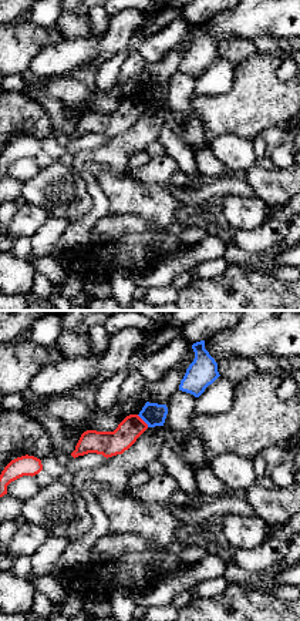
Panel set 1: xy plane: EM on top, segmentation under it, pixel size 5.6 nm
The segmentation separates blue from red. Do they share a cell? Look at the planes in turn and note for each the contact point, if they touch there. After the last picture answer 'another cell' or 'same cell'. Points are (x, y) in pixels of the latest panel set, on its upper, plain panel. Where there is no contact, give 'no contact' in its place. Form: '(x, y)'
(142, 100)

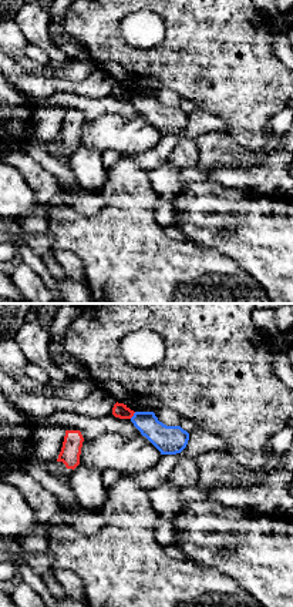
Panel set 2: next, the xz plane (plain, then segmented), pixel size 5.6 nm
(134, 96)

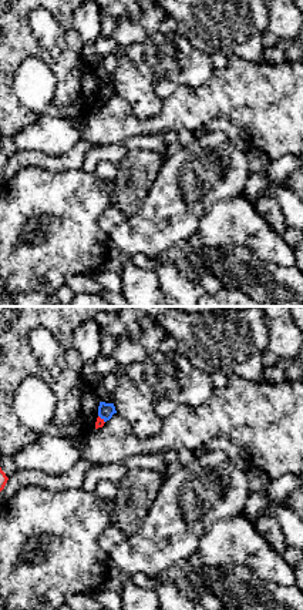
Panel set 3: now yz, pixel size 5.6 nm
(101, 99)

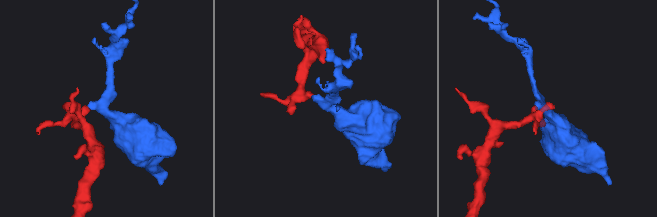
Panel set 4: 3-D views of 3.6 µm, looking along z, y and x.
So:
another cell

